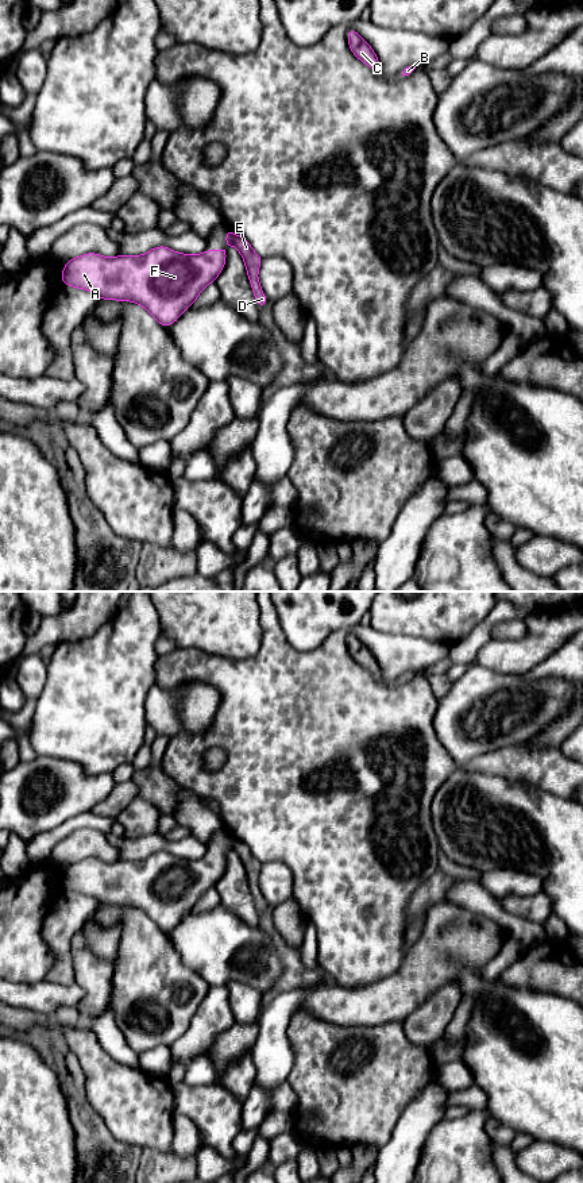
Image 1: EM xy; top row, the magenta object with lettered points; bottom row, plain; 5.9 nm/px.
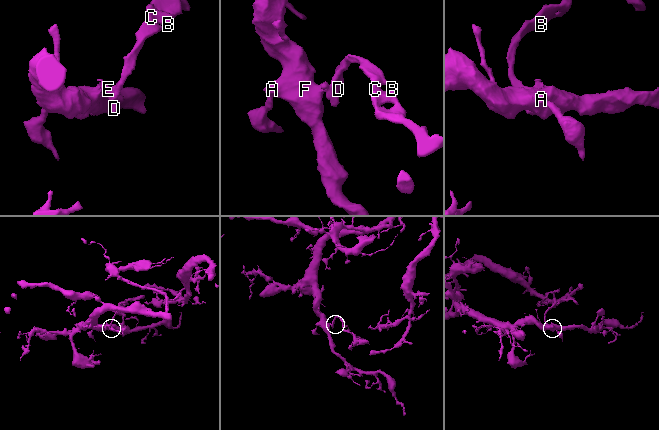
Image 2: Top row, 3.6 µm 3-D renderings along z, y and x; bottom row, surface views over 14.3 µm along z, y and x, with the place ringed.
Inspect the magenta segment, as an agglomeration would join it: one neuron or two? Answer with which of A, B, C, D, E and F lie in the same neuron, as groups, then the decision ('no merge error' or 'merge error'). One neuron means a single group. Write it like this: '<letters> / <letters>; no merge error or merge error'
A F / B C D E; merge error

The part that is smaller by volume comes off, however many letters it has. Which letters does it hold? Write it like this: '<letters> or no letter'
B, C, D, E

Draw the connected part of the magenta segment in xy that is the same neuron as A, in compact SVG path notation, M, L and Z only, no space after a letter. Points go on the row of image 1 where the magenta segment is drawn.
M166 246L151 248L143 255L107 258L88 253L67 261L61 270L62 284L89 290L100 300L132 301L143 307L161 325L170 327L182 312L192 307L204 288L223 271L227 247L188 255Z

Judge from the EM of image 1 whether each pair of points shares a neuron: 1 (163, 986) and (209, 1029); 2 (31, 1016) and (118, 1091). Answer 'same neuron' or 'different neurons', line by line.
1: different neurons
2: same neuron

